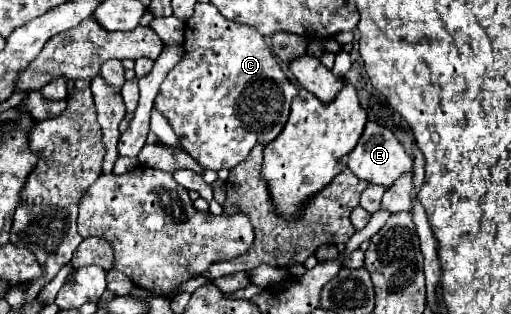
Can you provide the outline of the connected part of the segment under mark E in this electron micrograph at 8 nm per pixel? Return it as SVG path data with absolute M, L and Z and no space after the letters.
M370 121L358 141L358 145L342 159L344 165L360 179L366 179L370 183L378 183L378 185L392 185L392 181L396 181L396 177L400 177L400 173L406 173L408 169L412 169L412 157L404 151L402 143L394 137L394 133L388 127L382 127L374 121Z

